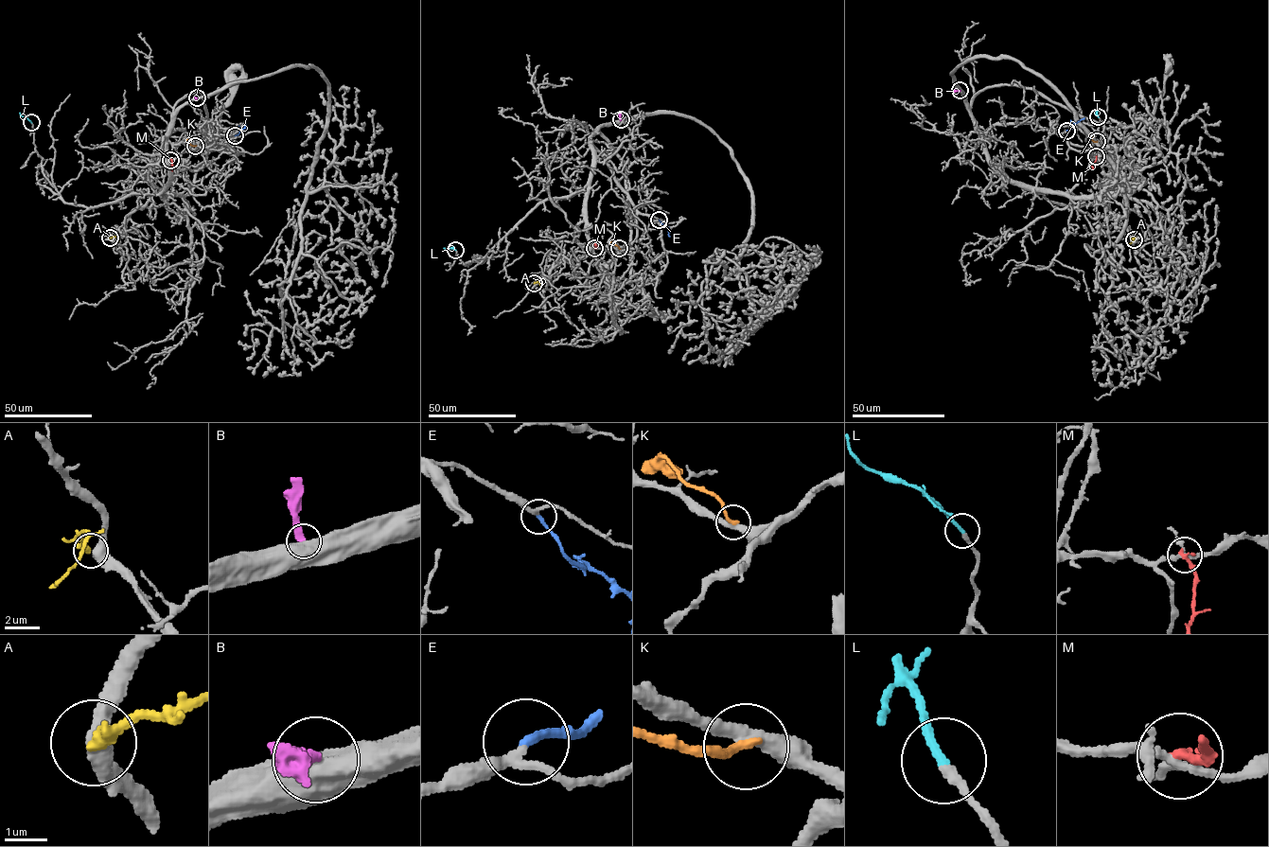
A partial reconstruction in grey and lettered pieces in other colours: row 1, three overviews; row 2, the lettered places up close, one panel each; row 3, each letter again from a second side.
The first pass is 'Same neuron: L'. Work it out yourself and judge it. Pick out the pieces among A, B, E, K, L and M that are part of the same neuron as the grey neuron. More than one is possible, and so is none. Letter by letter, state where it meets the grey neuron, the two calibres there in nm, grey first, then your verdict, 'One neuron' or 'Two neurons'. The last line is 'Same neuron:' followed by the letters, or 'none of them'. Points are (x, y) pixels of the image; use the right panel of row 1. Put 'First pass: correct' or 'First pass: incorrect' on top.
First pass: incorrect
A: Touches grey at (1134, 239). Thickness 440 nm (grey) against 340 nm. Two neurons
B: Touches grey at (960, 90). Thickness 800 nm (grey) against 340 nm. Two neurons
E: Touches grey at (1066, 131). Thickness 170 nm (grey) against 200 nm. One neuron
K: Touches grey at (1097, 141). Thickness 340 nm (grey) against 200 nm. Two neurons
L: Touches grey at (1098, 116). Thickness 240 nm (grey) against 200 nm. One neuron
M: Touches grey at (1096, 156). Thickness 200 nm (grey) against 260 nm. Two neurons
Same neuron: E, L

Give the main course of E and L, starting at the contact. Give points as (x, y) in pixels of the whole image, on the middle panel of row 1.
E: (659, 220), (668, 229), (669, 237)
L: (455, 250), (444, 248)

